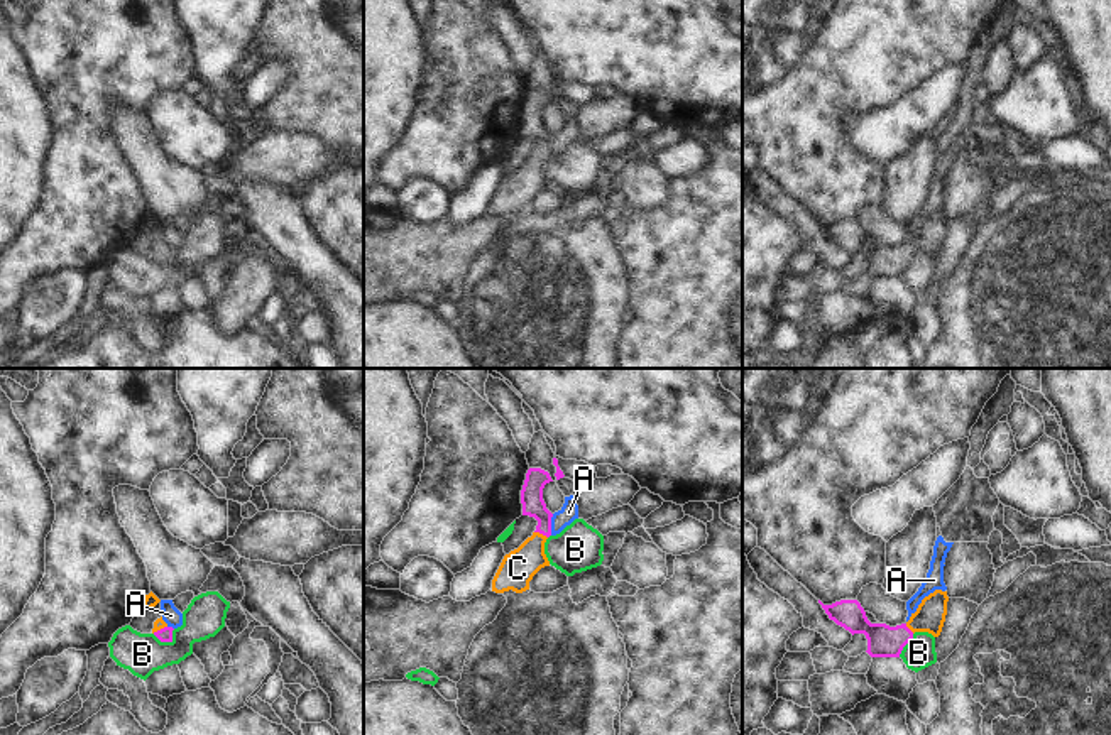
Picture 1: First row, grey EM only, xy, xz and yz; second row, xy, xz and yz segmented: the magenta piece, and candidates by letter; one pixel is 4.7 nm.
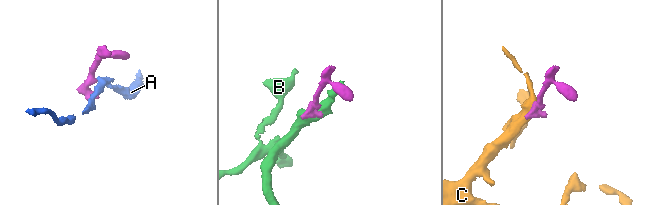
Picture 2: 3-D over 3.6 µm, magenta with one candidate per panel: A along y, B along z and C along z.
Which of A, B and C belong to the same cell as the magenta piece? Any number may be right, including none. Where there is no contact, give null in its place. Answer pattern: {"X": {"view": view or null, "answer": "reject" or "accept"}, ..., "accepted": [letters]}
{"A": {"view": "xz", "answer": "reject"}, "B": {"view": "xy", "answer": "reject"}, "C": {"view": "xz", "answer": "accept"}, "accepted": ["C"]}

